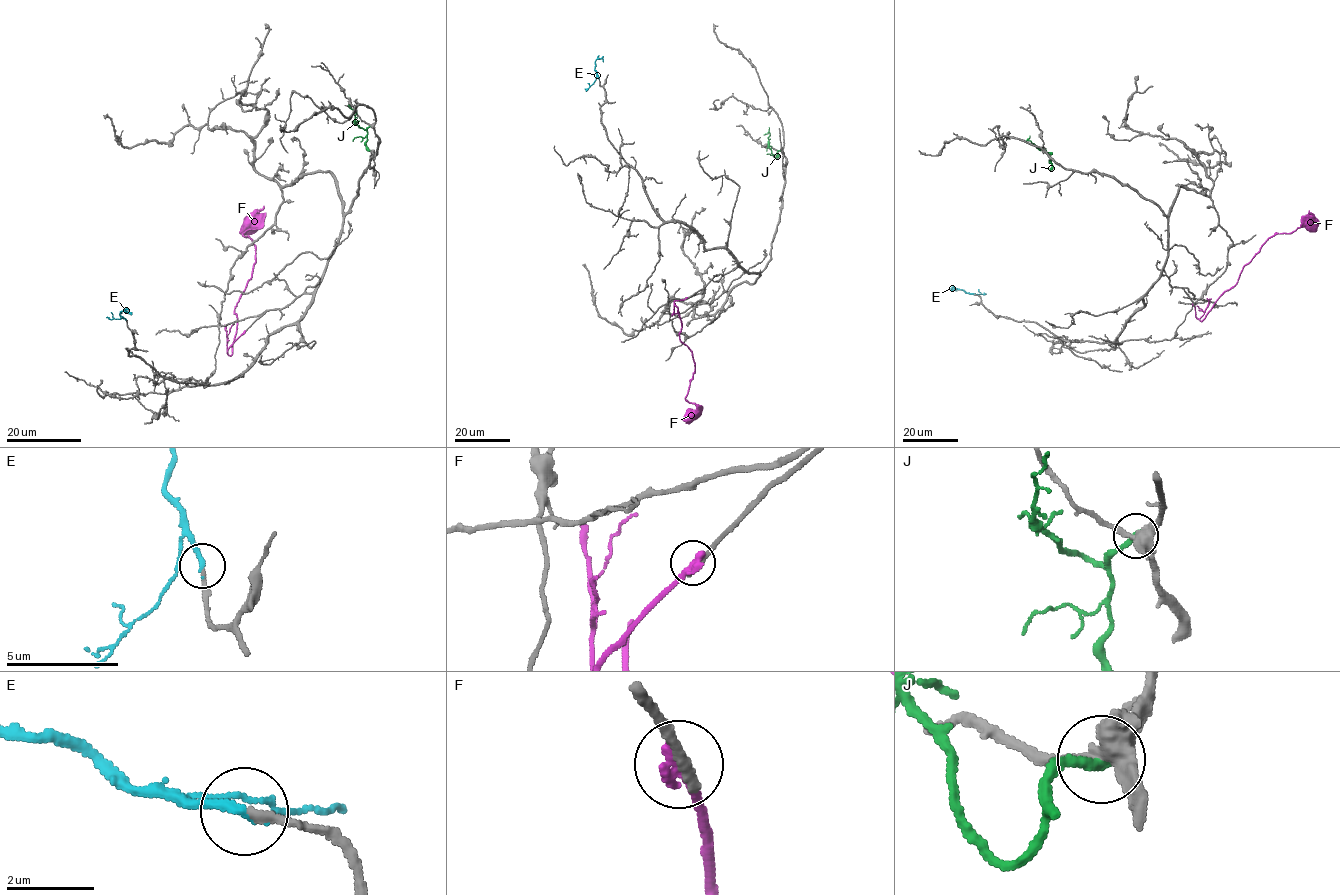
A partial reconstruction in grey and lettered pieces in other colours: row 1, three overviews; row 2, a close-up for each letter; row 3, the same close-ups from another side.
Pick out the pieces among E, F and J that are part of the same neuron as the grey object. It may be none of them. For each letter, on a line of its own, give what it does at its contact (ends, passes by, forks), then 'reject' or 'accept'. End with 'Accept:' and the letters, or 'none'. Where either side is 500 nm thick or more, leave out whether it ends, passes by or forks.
E: it ends | accept
F: it ends | reject
J: it ends | reject
Accept: E

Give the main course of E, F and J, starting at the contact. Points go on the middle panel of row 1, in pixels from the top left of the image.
E: (599, 78), (595, 60), (601, 58), (603, 62)
F: (686, 298), (674, 301), (679, 339), (695, 364), (685, 398), (701, 414)
J: (780, 150), (774, 156), (768, 143), (769, 133), (764, 134)

